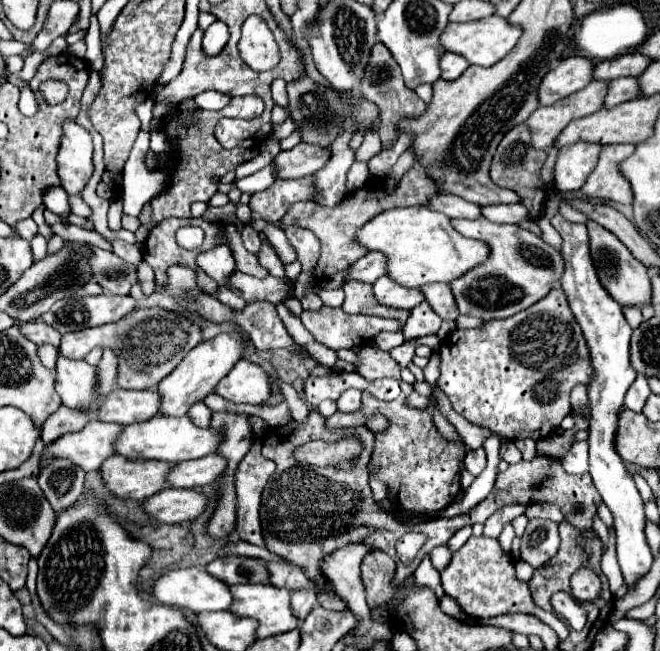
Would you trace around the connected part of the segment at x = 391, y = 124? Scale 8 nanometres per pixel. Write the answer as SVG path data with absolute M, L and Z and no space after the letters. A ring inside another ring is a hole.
M378 42L374 44L372 52L370 52L370 60L368 60L368 66L364 70L364 78L362 78L362 84L360 84L360 90L362 94L372 100L374 104L378 104L380 108L380 114L382 114L382 126L380 126L380 138L382 138L382 144L386 148L390 148L396 138L398 138L398 130L396 130L396 122L402 118L402 116L420 116L422 110L426 108L426 104L422 104L422 100L418 98L418 94L414 90L410 90L404 80L402 80L402 72L398 68L398 64L394 62L390 50Z

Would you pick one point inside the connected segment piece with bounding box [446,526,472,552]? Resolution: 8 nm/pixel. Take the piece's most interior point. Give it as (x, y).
(463, 534)

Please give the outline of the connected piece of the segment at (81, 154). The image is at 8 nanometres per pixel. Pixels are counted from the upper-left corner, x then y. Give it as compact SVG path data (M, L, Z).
M64 120L56 156L60 184L68 194L80 194L92 176L92 136L76 120Z

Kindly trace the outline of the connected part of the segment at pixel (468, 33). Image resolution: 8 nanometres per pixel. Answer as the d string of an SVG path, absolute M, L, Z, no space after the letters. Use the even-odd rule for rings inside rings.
M494 14L482 20L474 20L474 22L450 22L440 36L440 46L444 48L444 52L454 52L454 54L464 56L470 64L492 66L516 46L520 36L522 32L516 26L510 26L504 18Z

